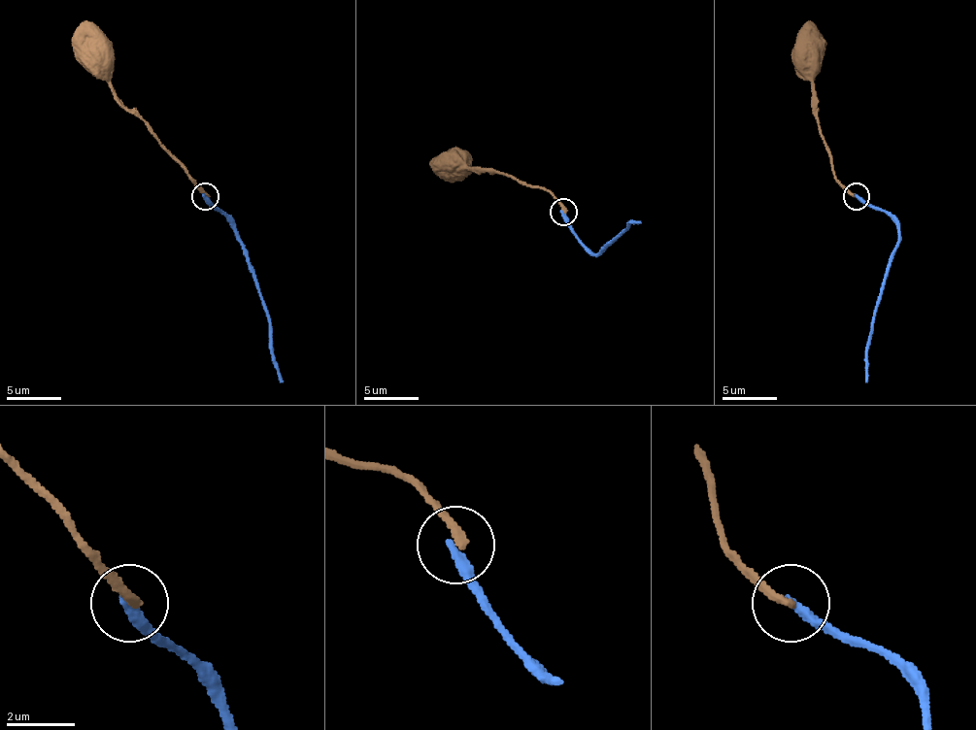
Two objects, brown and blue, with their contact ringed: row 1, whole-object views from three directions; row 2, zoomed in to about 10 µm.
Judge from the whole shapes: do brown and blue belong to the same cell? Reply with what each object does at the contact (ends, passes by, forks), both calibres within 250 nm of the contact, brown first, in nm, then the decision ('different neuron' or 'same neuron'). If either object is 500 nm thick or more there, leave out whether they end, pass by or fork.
brown ends; blue ends; calibres 260 and 320 nm; different neuron

